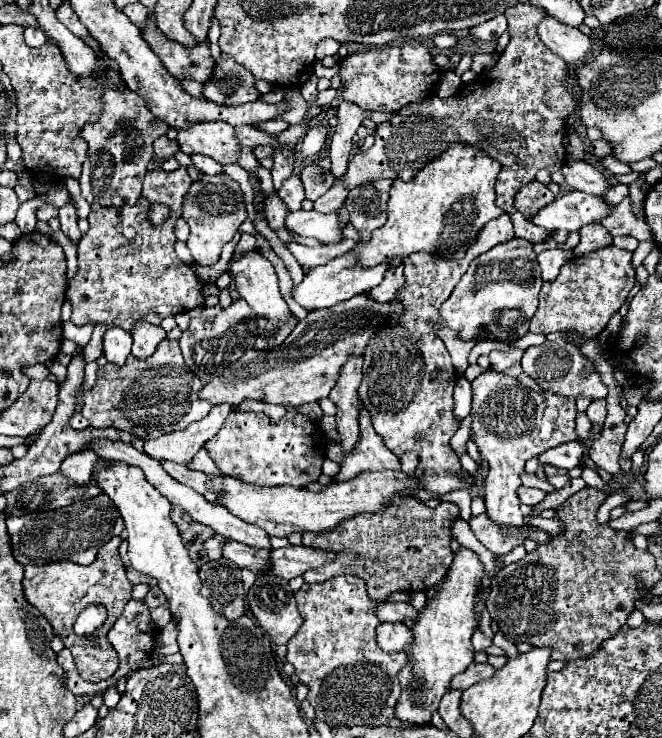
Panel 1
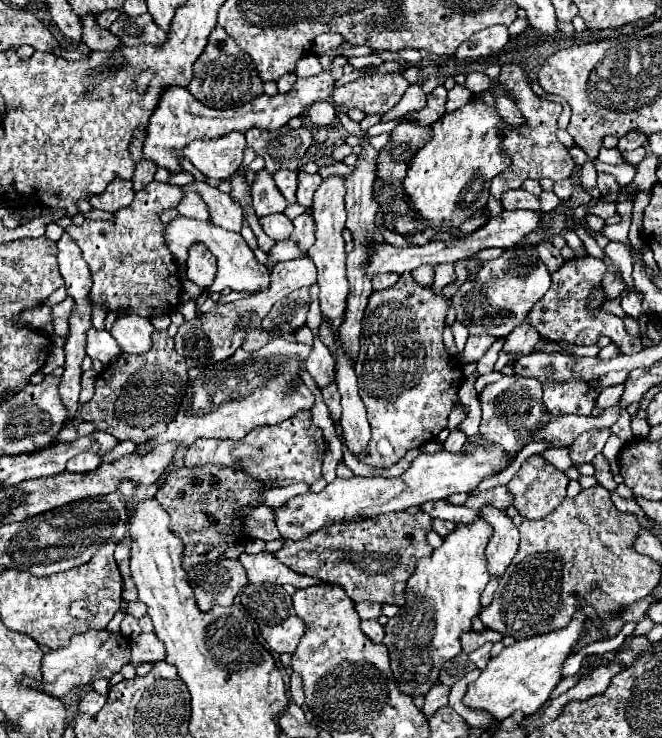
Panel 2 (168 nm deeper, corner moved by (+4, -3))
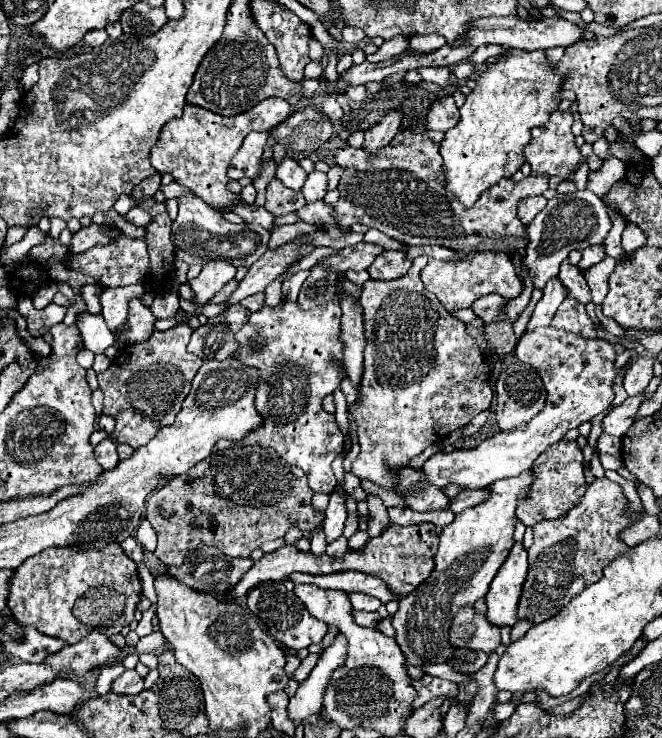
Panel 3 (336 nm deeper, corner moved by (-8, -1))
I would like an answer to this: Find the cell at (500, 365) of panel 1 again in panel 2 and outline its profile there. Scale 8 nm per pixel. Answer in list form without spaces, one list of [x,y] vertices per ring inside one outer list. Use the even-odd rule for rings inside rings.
[[[526,320],[526,322],[522,322],[522,326],[516,326],[516,330],[512,330],[512,334],[506,336],[502,352],[510,354],[510,360],[516,362],[520,356],[532,354],[538,340],[540,340],[540,336],[536,334],[536,330],[532,330],[532,326]]]

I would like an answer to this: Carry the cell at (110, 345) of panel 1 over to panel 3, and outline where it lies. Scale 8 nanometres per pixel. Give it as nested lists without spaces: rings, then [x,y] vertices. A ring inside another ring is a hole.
[[[78,314],[76,326],[84,338],[84,348],[92,350],[94,354],[104,354],[104,350],[116,342],[116,336],[108,330],[102,314]]]

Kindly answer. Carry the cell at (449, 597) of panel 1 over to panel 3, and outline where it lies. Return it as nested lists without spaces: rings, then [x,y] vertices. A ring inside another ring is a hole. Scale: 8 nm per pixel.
[[[522,472],[516,478],[496,480],[486,486],[488,500],[478,506],[466,508],[456,514],[454,522],[442,528],[438,552],[434,556],[436,568],[416,588],[416,592],[400,600],[398,612],[392,616],[392,626],[396,628],[396,642],[404,650],[406,658],[414,666],[446,662],[452,654],[448,644],[448,632],[452,626],[452,616],[464,604],[474,604],[478,598],[486,596],[488,584],[494,580],[500,566],[508,558],[514,546],[514,524],[516,524],[516,506],[520,498],[528,498],[528,488],[534,482],[534,472]]]

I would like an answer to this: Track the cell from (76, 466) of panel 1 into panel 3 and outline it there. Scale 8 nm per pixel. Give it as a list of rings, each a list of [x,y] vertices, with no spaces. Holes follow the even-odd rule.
[[[106,438],[102,440],[96,450],[94,450],[94,456],[98,460],[98,464],[104,468],[104,470],[112,470],[116,464],[118,464],[118,452],[116,452],[116,444]]]

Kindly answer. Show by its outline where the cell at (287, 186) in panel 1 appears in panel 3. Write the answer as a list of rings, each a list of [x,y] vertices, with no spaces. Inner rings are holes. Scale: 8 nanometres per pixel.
[[[284,158],[278,168],[276,168],[276,178],[286,186],[286,188],[292,188],[294,192],[302,188],[304,180],[306,180],[306,170],[292,158]]]

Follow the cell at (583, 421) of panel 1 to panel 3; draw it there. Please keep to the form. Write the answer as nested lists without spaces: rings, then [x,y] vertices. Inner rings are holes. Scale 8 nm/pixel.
[[[546,326],[522,334],[516,346],[516,356],[520,362],[530,364],[540,374],[548,392],[544,408],[528,424],[486,438],[472,450],[432,454],[422,466],[422,472],[426,474],[426,480],[438,488],[444,488],[450,482],[456,482],[462,488],[486,488],[496,480],[520,476],[532,468],[534,460],[548,446],[560,442],[570,428],[578,428],[582,422],[592,420],[614,402],[614,380],[622,368],[614,366],[616,352],[606,340],[588,340],[572,332]]]

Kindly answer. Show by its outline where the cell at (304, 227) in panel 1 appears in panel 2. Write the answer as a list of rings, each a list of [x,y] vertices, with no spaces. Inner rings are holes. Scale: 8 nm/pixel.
[[[284,212],[262,218],[260,224],[272,240],[284,240],[284,238],[288,238],[288,234],[292,234],[292,220]]]

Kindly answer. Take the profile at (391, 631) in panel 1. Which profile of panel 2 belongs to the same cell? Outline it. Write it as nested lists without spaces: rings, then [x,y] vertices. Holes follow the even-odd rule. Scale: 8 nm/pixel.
[[[362,620],[360,628],[362,628],[362,632],[364,632],[372,642],[382,644],[382,640],[384,640],[384,628],[382,628],[382,624],[380,624],[378,620]]]

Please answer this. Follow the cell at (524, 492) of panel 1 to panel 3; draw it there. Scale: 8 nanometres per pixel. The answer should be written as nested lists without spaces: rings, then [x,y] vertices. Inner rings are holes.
[[[460,490],[458,496],[454,500],[450,500],[448,510],[452,510],[454,514],[462,512],[466,506],[476,506],[478,502],[482,502],[486,498],[486,490]]]

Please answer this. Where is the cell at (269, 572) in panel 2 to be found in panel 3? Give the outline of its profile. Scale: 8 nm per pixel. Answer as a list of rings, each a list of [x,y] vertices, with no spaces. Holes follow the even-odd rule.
[[[334,572],[326,576],[308,576],[308,574],[298,574],[290,576],[294,584],[316,584],[320,588],[332,588],[332,590],[342,590],[342,592],[364,592],[374,598],[378,598],[382,604],[388,604],[390,600],[402,600],[402,596],[394,594],[384,580],[364,574],[364,572]]]

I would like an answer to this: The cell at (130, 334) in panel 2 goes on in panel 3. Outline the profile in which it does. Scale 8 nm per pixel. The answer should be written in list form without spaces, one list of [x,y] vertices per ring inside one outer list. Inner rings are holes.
[[[132,298],[128,302],[130,306],[130,316],[128,316],[128,324],[130,324],[130,330],[120,334],[118,340],[122,344],[134,344],[134,342],[142,342],[142,340],[148,340],[150,332],[154,330],[154,314],[150,312],[148,306],[144,306],[140,302],[140,298]]]

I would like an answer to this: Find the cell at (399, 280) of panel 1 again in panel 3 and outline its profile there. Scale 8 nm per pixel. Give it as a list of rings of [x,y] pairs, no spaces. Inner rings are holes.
[[[384,250],[368,268],[368,274],[374,280],[396,280],[408,272],[412,262],[406,258],[406,252]]]

